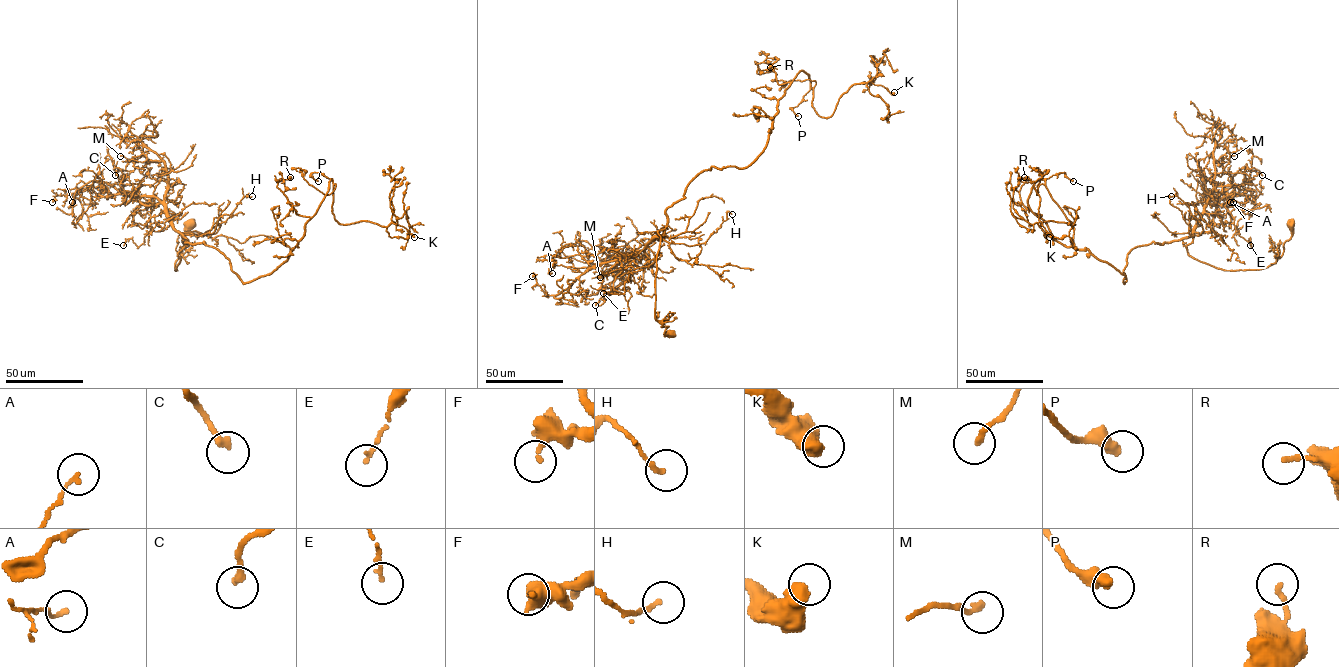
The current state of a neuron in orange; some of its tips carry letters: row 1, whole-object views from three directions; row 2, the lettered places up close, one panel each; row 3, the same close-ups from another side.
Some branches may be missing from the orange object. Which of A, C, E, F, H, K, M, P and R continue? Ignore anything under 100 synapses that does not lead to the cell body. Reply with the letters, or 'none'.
none

